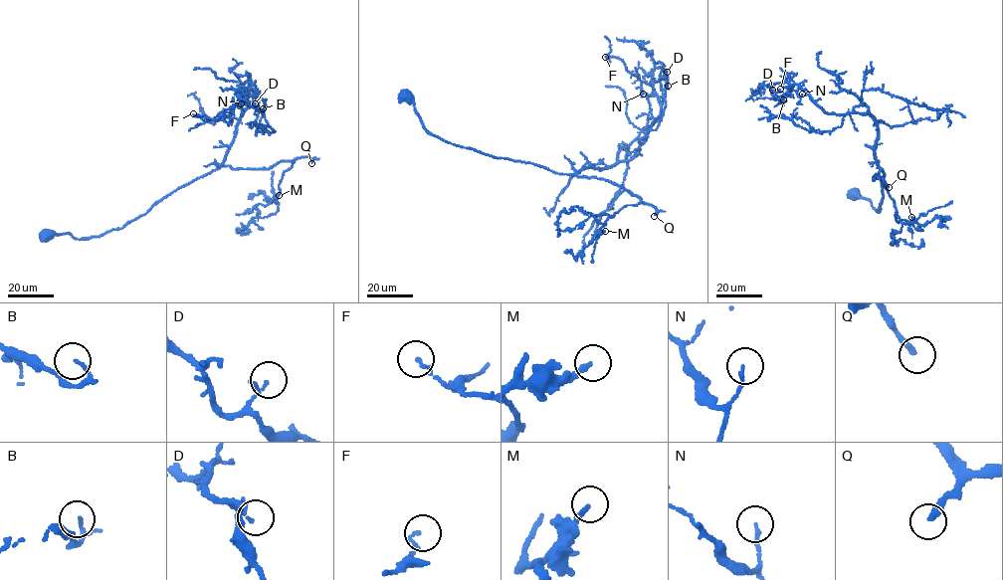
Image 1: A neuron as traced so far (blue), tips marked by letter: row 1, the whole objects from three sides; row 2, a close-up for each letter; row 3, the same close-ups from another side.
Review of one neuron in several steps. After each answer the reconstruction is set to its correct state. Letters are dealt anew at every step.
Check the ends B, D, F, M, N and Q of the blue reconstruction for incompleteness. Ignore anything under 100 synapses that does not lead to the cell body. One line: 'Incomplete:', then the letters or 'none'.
Incomplete: Q

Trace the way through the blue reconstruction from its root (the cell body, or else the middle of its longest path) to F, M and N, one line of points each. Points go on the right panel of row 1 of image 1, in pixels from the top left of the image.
F: (855, 196), (880, 209), (885, 174), (876, 160), (875, 119), (827, 112), (798, 85), (774, 97), (780, 89)
M: (855, 196), (879, 212), (882, 169), (873, 180), (884, 183), (902, 222), (911, 217)
N: (855, 196), (880, 209), (885, 174), (876, 160), (875, 119), (827, 112), (794, 85), (802, 94)

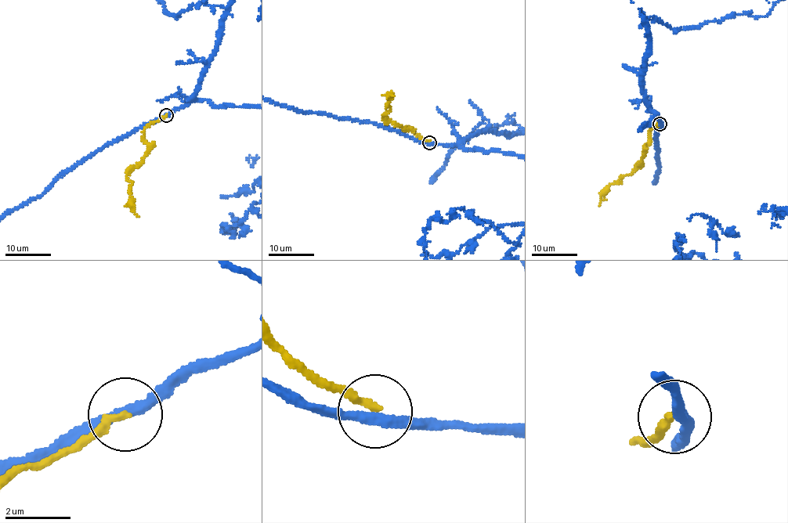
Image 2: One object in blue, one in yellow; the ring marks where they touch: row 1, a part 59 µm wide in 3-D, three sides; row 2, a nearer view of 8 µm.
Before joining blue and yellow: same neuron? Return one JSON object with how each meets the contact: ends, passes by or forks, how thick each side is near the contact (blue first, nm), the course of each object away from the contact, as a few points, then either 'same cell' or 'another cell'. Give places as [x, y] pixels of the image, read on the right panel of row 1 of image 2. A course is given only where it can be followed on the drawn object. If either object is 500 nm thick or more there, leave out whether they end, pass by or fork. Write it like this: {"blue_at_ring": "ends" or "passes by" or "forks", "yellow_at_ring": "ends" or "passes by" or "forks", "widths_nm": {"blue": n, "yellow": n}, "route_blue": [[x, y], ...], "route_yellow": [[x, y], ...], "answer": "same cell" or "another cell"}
{"blue_at_ring": "passes by", "yellow_at_ring": "ends", "widths_nm": {"blue": 320, "yellow": 240}, "route_yellow": [[659, 124], [650, 130], [650, 140], [635, 171], [607, 188], [601, 196], [600, 206]], "answer": "another cell"}

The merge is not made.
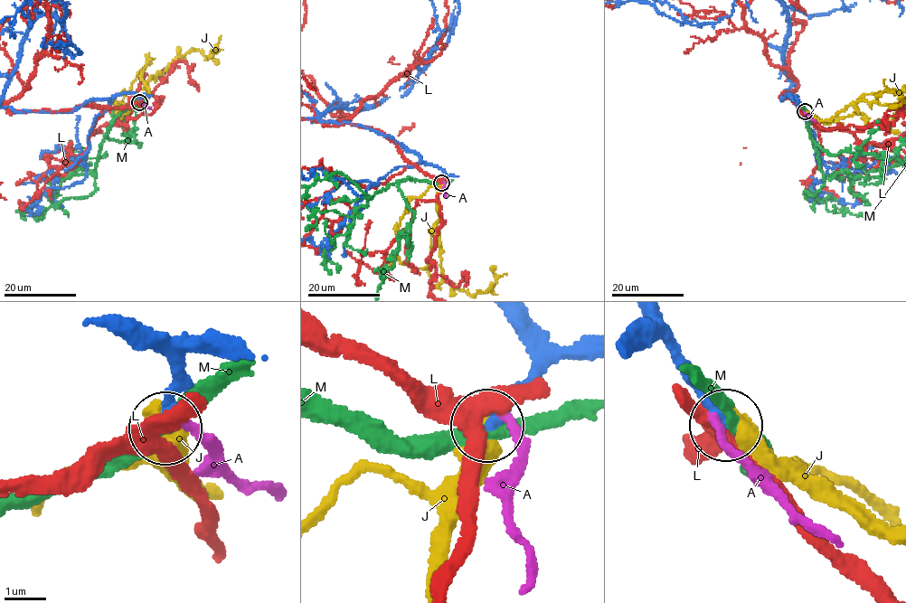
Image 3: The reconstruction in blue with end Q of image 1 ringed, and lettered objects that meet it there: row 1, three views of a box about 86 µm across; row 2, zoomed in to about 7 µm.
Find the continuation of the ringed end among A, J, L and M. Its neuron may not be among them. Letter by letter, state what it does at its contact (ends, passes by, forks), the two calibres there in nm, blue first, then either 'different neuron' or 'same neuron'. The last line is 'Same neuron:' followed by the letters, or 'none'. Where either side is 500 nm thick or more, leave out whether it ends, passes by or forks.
A: it ends | 280/200 nm | different neuron
J: it ends | 280/400 nm | different neuron
L: it ends | 320/480 nm | different neuron
M: it passes by | 280/300 nm | different neuron
Same neuron: none

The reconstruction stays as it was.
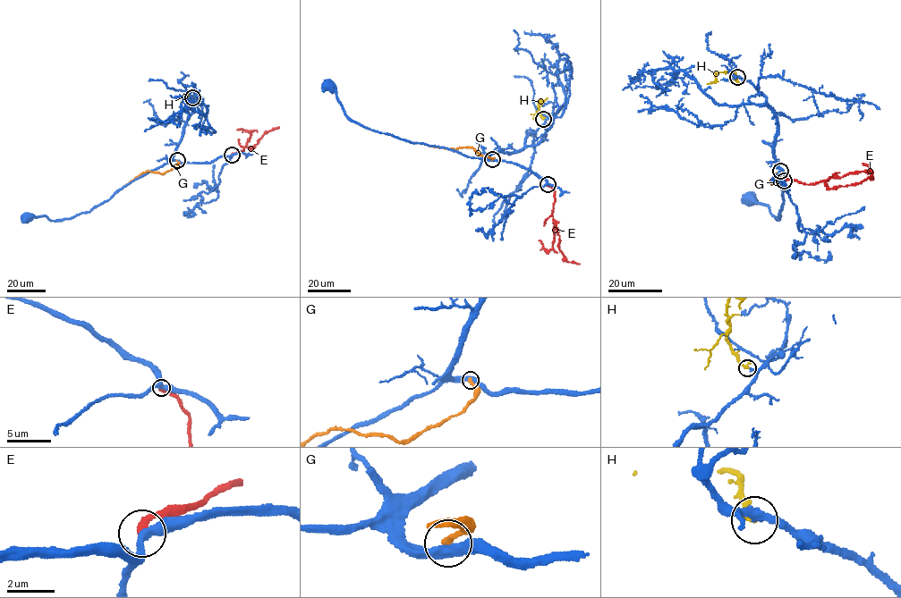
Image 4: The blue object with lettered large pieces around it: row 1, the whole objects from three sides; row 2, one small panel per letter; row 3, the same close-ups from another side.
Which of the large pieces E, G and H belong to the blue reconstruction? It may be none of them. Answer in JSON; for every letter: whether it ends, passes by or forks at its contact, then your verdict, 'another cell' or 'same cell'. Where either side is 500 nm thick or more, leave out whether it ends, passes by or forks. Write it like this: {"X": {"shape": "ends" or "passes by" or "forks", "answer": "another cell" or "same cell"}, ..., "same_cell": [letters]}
{"E": {"shape": "ends", "answer": "another cell"}, "G": {"shape": "ends", "answer": "another cell"}, "H": {"shape": "ends", "answer": "same cell"}, "same_cell": ["H"]}

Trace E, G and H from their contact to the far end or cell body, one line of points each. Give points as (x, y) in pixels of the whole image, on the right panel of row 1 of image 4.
E: (784, 181), (790, 179), (812, 184), (825, 181), (828, 188), (837, 188), (860, 183), (872, 178), (871, 174)
G: (780, 171), (776, 181), (770, 182), (776, 176), (781, 177), (785, 190)
H: (737, 77), (735, 71), (719, 71), (715, 81), (706, 84)

